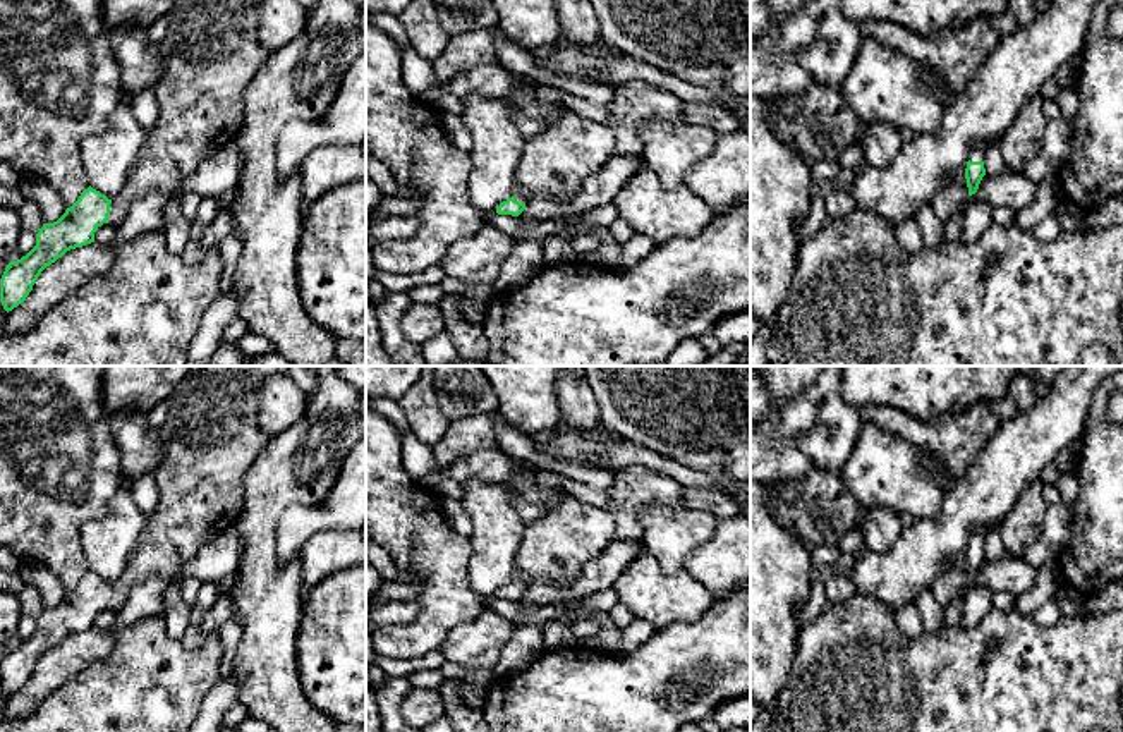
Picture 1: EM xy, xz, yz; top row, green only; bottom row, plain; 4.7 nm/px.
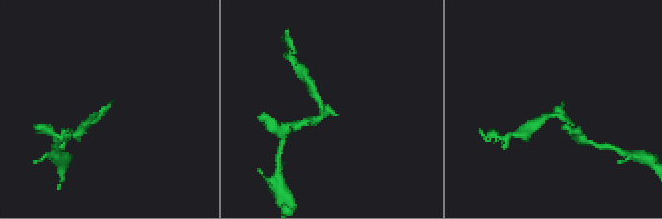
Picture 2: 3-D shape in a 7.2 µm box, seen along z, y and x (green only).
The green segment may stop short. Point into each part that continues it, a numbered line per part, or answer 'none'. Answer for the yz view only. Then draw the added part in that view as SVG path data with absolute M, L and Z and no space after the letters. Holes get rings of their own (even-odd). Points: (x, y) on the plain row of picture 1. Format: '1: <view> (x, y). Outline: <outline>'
1: yz (952, 581). Outline: M965 558L955 562L950 569L946 569L931 593L936 601L944 608L953 598L956 598L968 581Z

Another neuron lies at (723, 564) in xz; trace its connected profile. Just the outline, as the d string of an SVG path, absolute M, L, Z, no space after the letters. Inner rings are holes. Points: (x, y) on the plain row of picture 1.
M750 514L718 521L713 538L692 550L685 570L701 581L714 598L750 583Z

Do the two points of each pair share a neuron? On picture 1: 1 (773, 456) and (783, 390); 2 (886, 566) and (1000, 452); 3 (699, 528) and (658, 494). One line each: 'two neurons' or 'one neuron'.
1: two neurons
2: one neuron
3: two neurons

